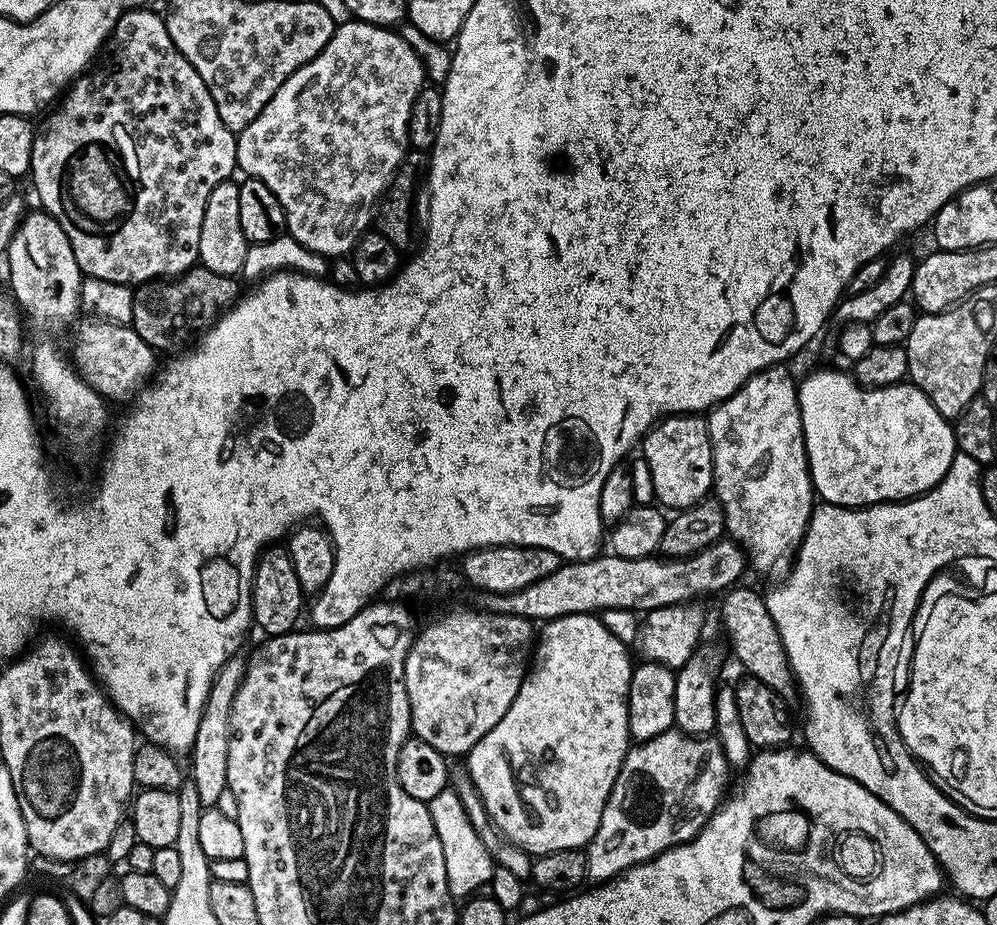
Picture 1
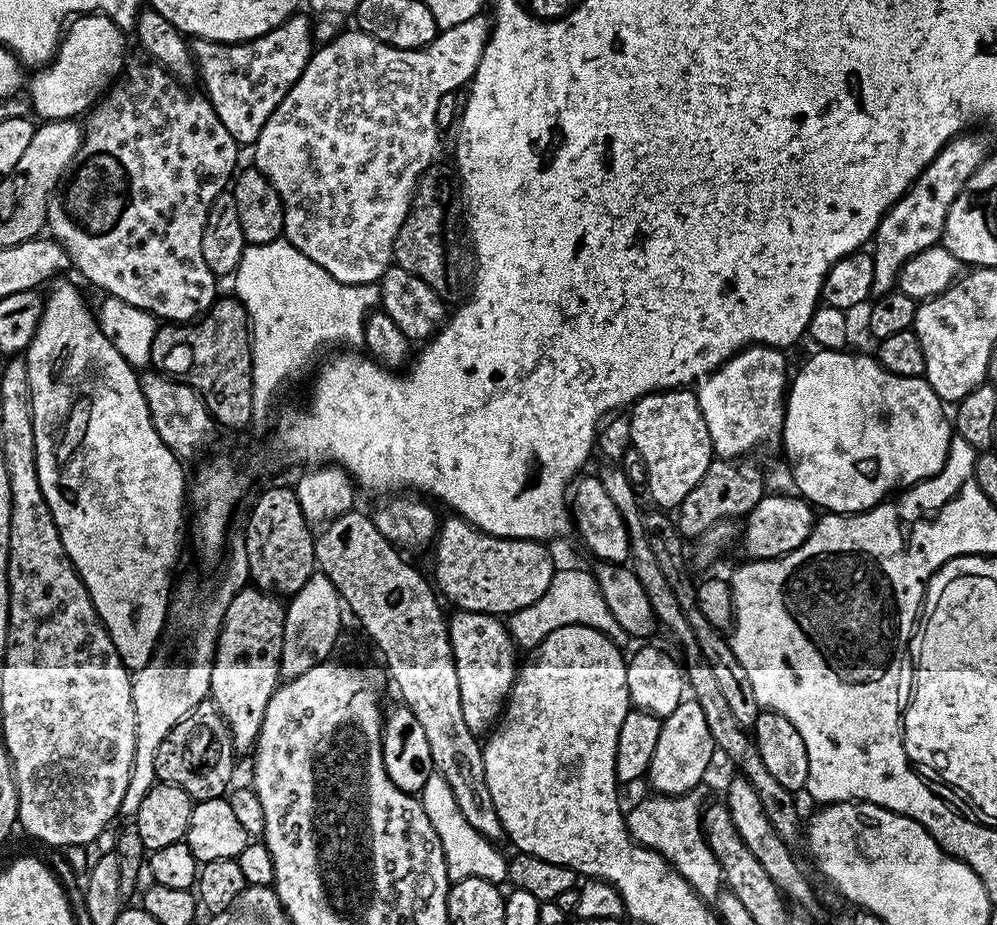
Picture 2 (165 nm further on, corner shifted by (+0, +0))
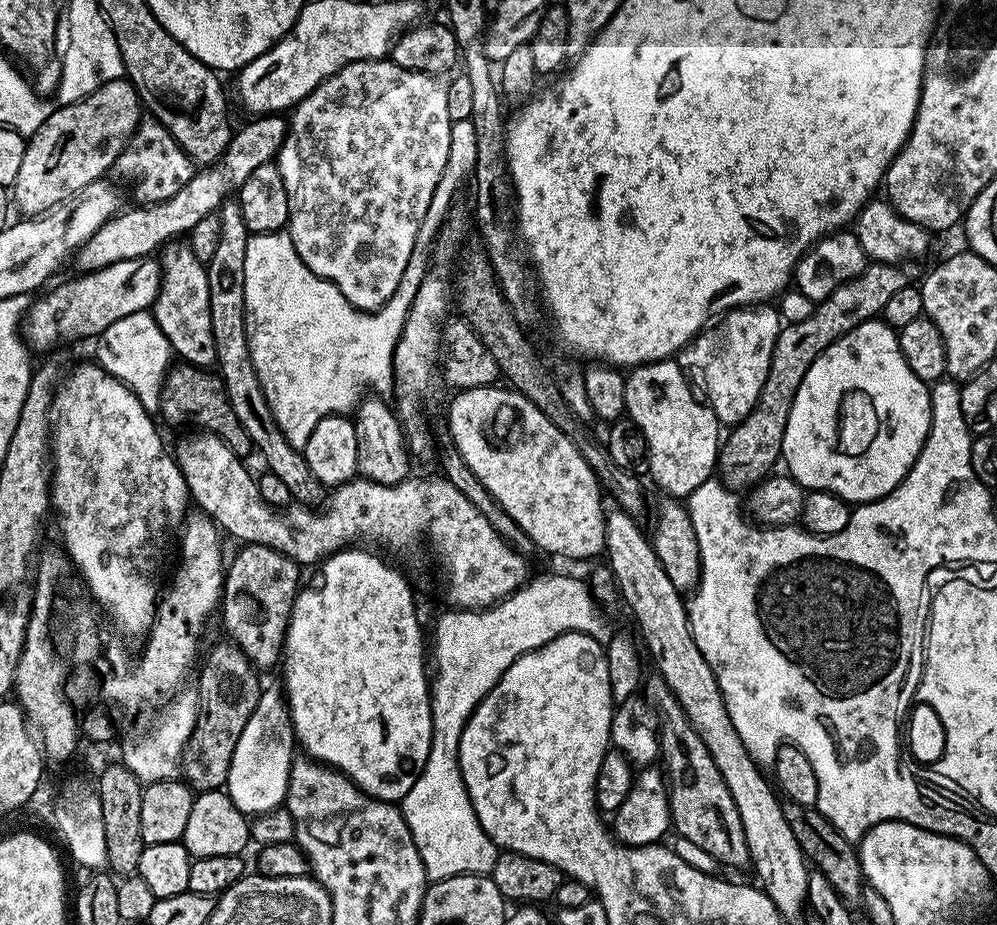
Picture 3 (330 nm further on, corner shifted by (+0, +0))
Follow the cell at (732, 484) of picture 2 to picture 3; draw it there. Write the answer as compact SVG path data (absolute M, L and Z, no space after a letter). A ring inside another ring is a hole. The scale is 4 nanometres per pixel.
M869 262L864 272L858 274L850 282L838 286L830 298L819 301L808 318L802 321L785 323L780 329L774 342L774 354L770 358L770 370L766 374L766 382L762 382L762 394L758 394L758 402L754 402L754 410L746 414L746 418L740 424L731 429L732 432L723 437L718 453L718 476L726 487L733 490L751 489L760 483L773 471L775 464L779 465L782 460L782 438L786 434L786 422L790 422L790 410L794 406L794 398L798 394L798 386L802 386L802 378L806 378L806 370L814 366L818 357L831 346L835 340L842 338L850 330L857 328L862 322L877 319L883 313L886 301L894 295L902 286L916 284L917 265L912 262L902 264L878 264Z

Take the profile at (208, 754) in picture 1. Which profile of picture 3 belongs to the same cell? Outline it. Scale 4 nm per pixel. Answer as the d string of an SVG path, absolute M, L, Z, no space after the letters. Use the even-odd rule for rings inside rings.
M245 544L236 557L231 557L224 574L222 616L227 639L236 644L252 667L272 668L281 663L284 633L292 617L292 602L301 587L301 565L286 554L261 544Z

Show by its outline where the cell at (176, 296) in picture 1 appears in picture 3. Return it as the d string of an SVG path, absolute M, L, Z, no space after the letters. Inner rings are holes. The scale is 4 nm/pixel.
M183 362L173 363L164 377L164 387L160 389L160 412L168 424L193 424L193 429L212 432L241 458L247 457L248 451L253 451L251 438L242 428L242 423L238 422L234 406L230 406L230 398L224 389L224 382L215 371Z

